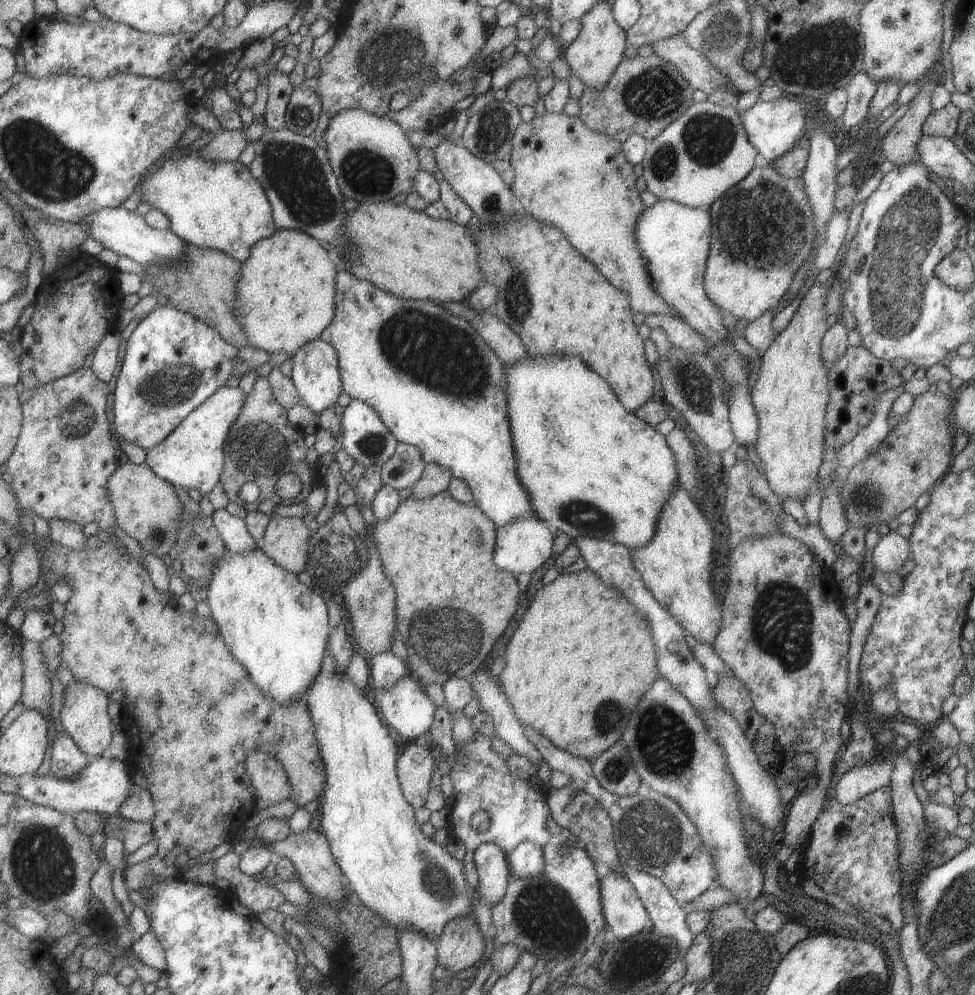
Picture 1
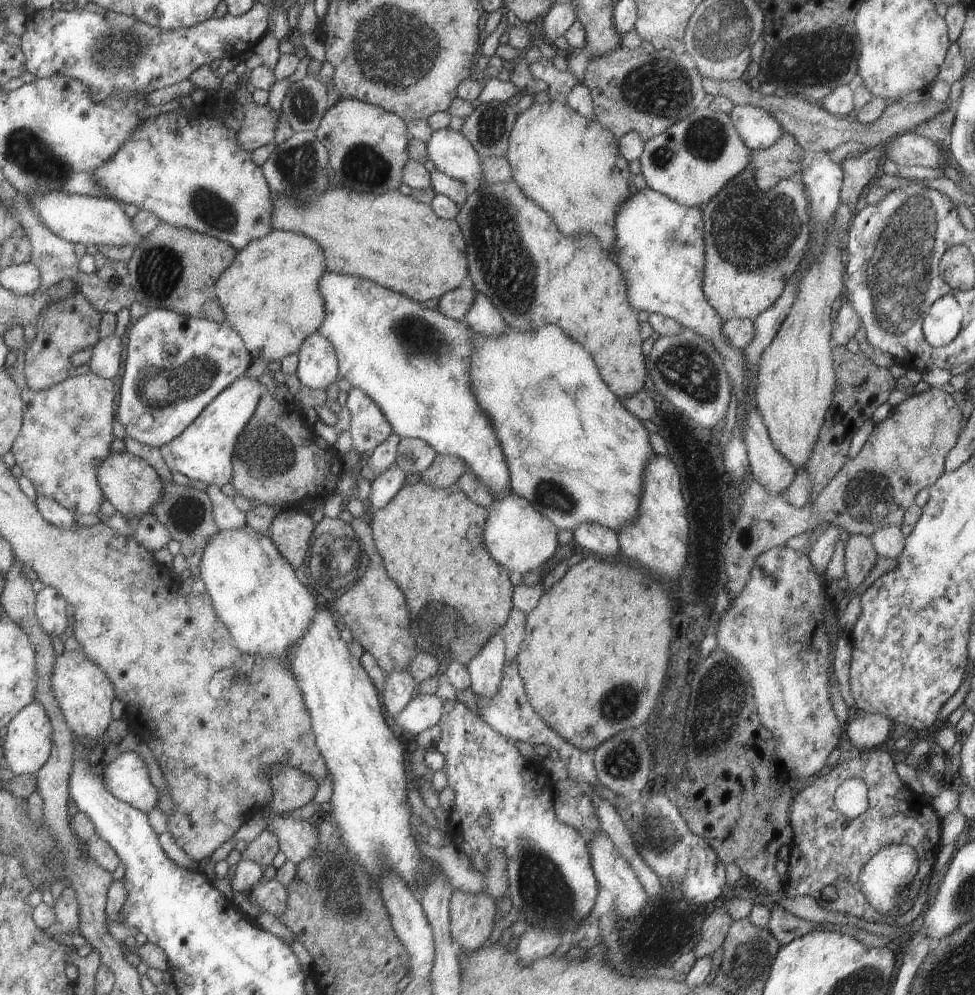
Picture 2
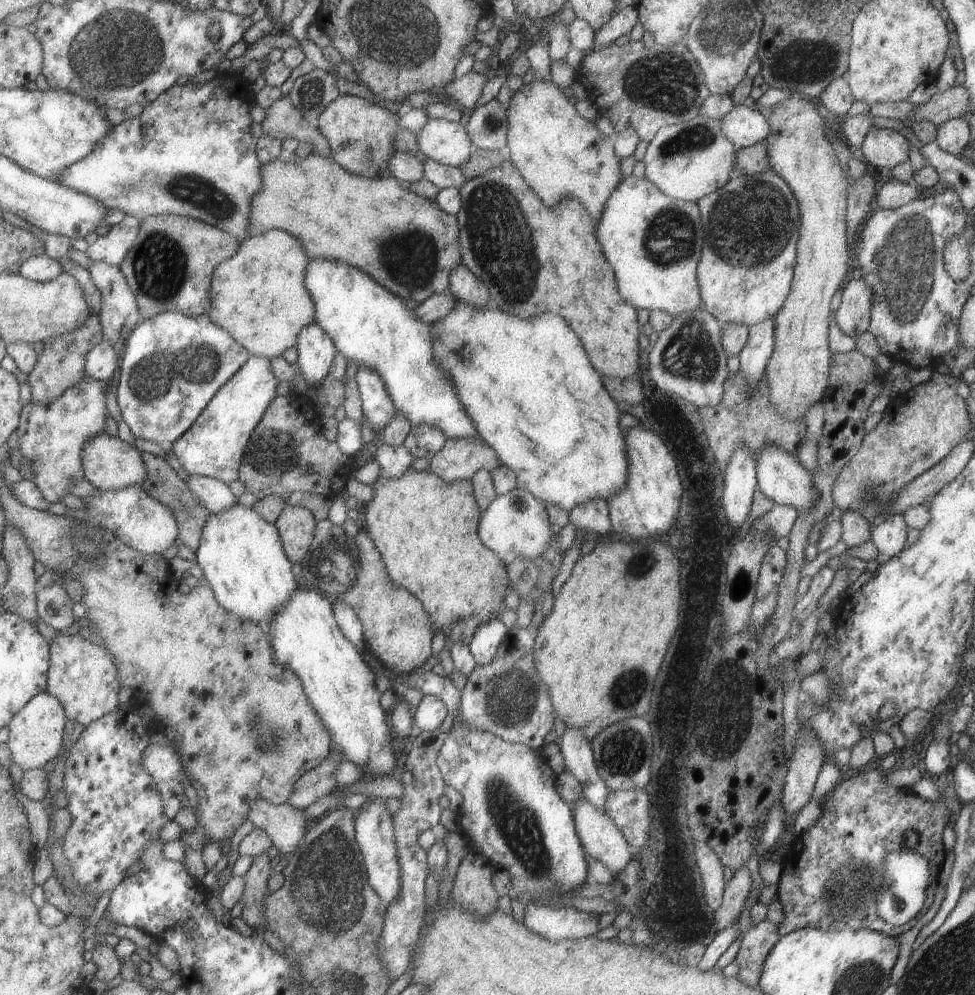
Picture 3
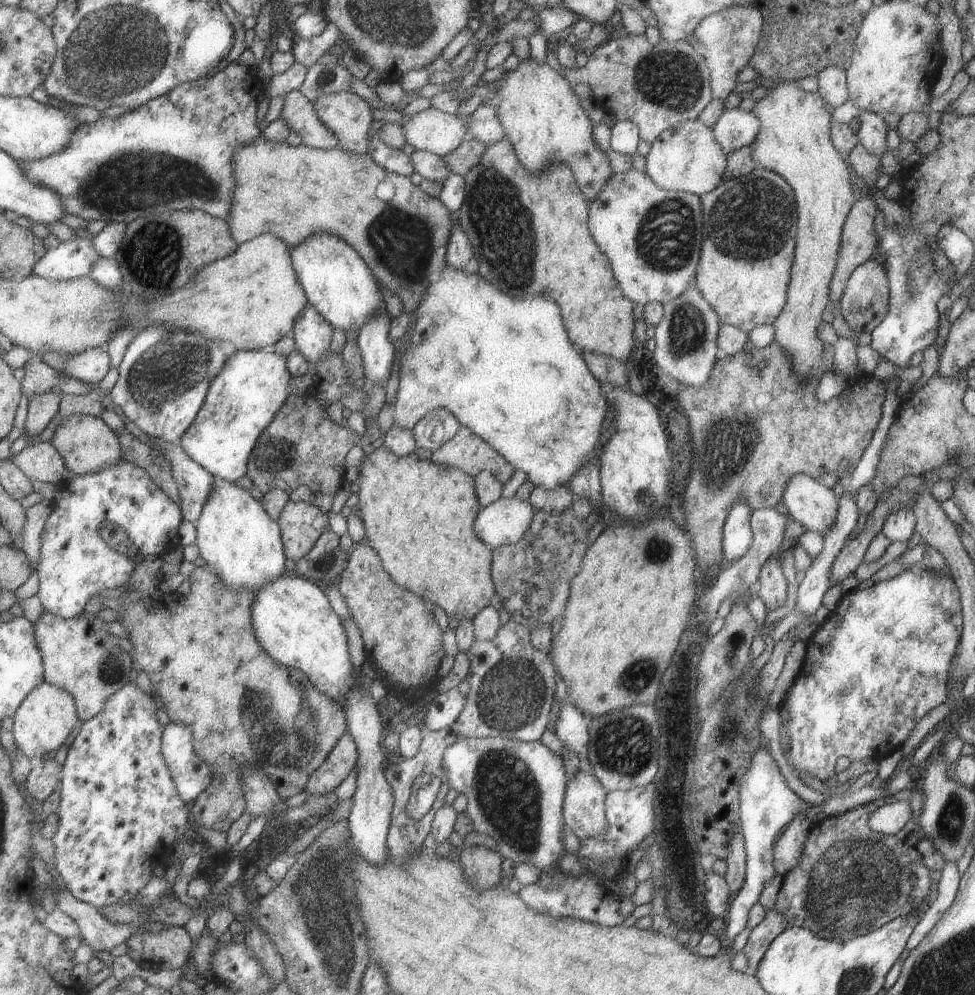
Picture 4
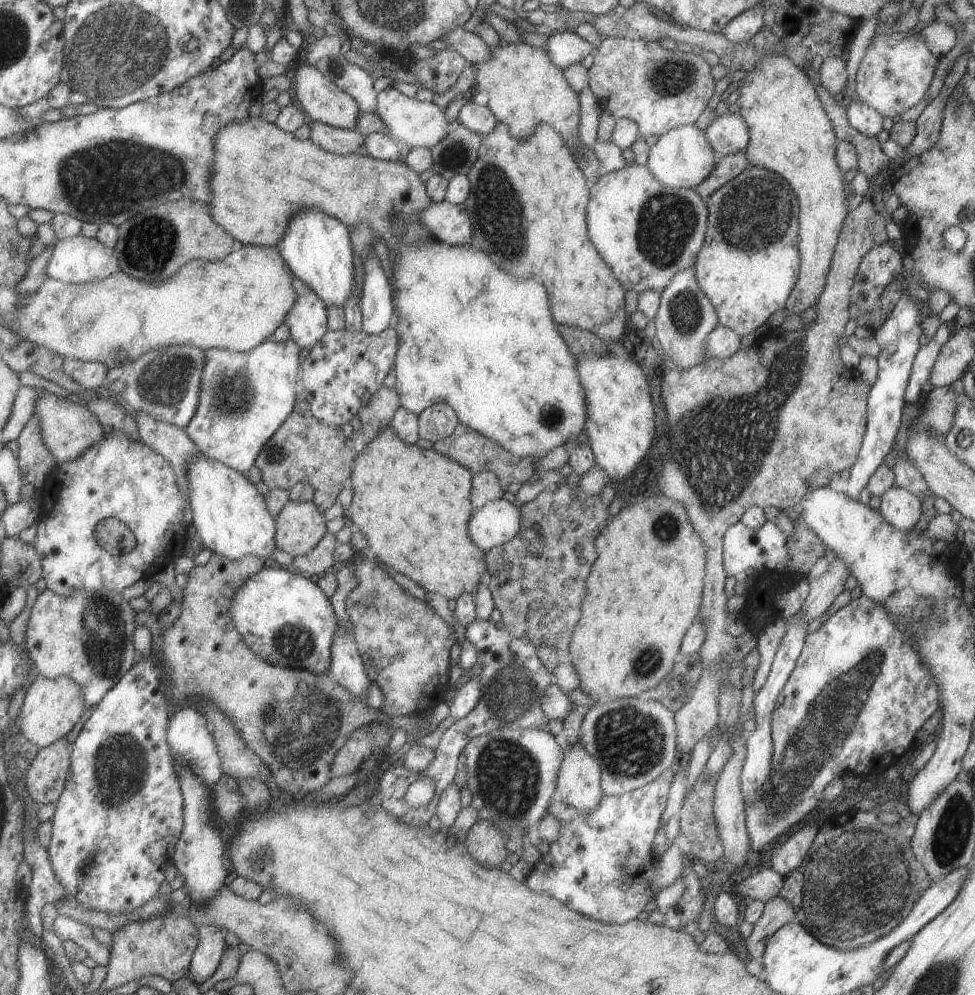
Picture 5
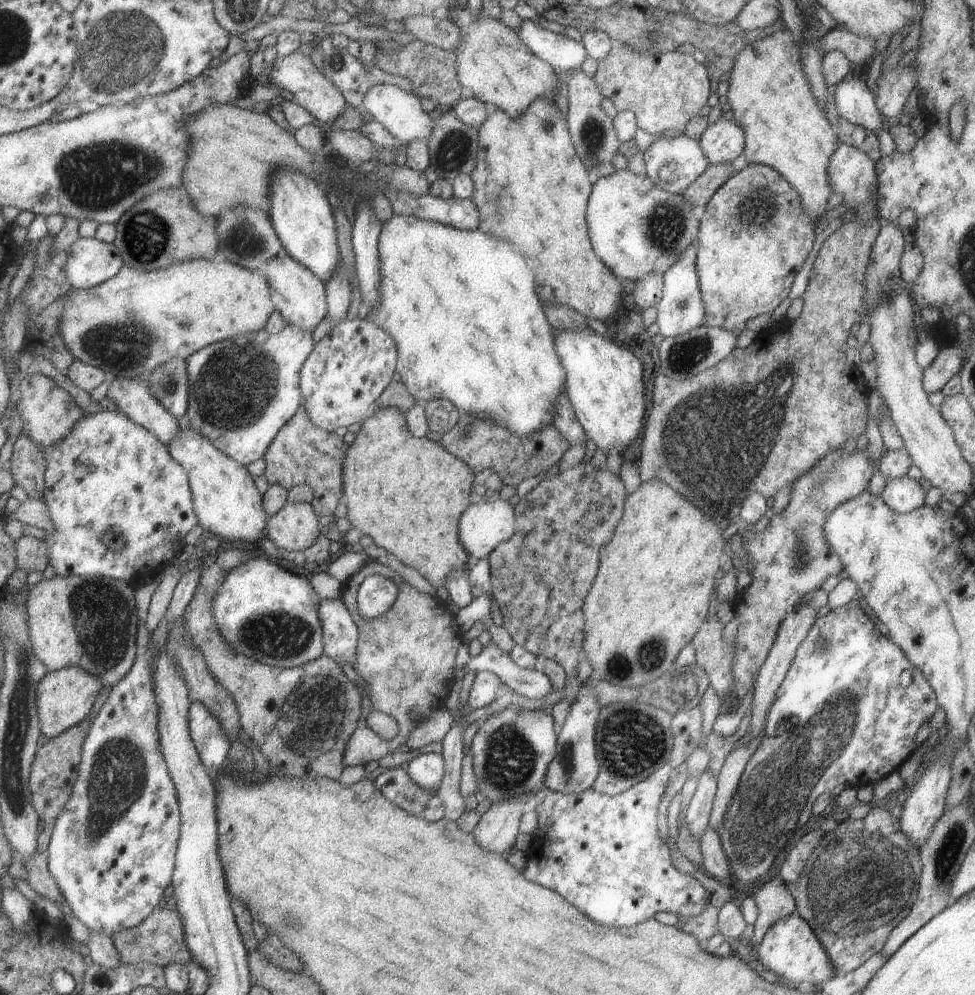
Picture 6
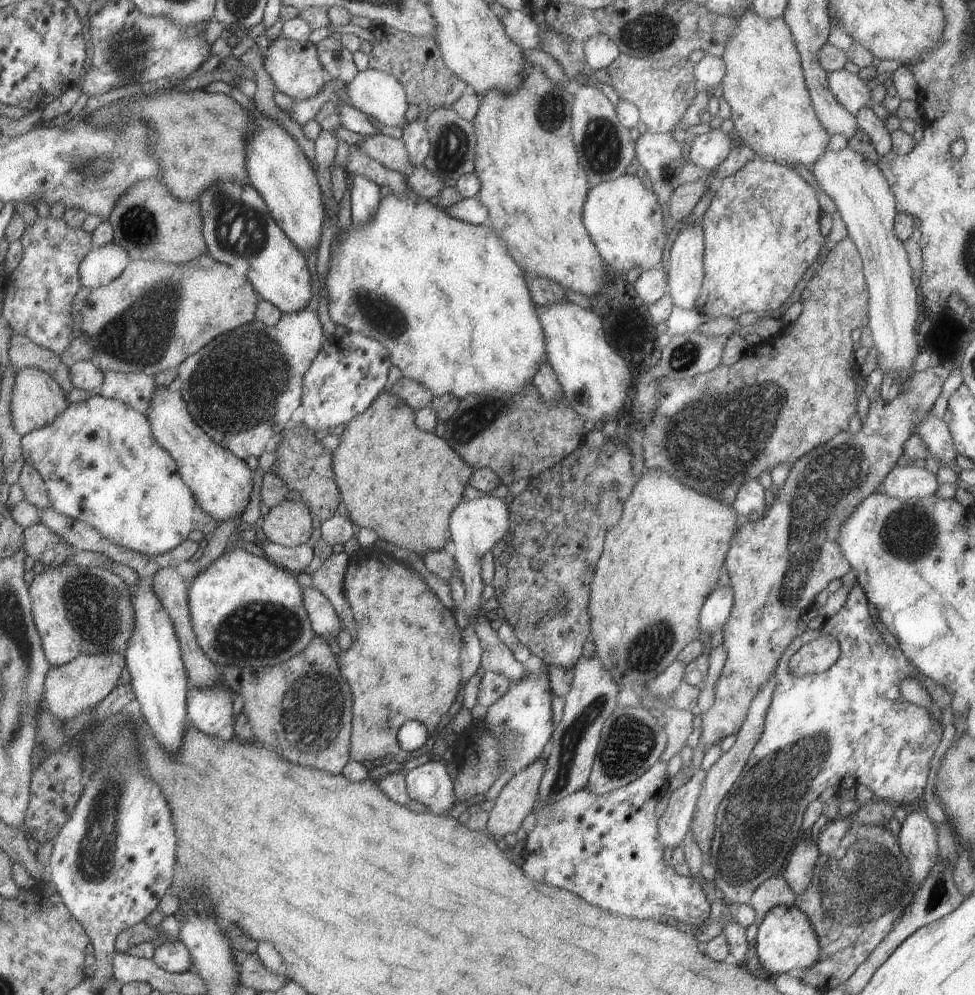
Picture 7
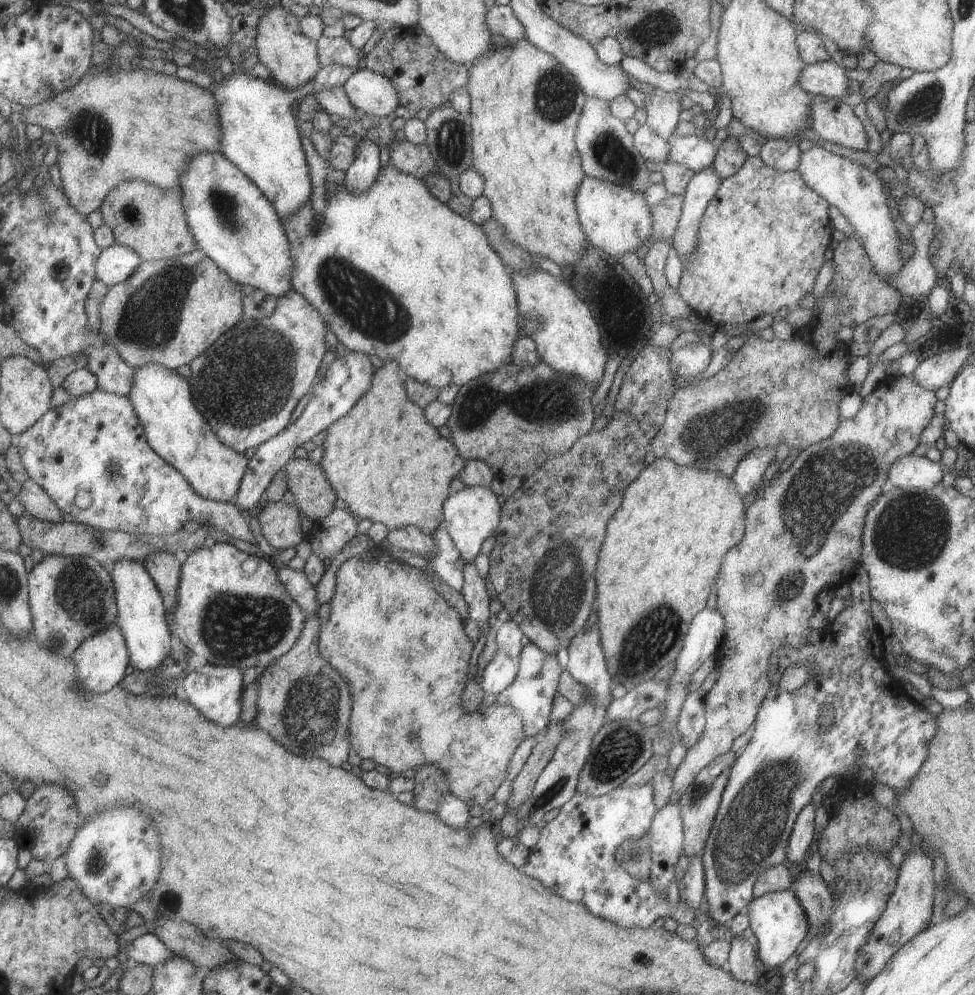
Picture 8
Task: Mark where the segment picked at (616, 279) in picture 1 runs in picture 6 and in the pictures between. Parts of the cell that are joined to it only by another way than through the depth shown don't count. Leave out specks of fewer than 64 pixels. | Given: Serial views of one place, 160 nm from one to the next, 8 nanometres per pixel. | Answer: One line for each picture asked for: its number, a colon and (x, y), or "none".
2: (570, 166)
3: (559, 154)
4: (542, 117)
5: (524, 89)
6: (490, 60)

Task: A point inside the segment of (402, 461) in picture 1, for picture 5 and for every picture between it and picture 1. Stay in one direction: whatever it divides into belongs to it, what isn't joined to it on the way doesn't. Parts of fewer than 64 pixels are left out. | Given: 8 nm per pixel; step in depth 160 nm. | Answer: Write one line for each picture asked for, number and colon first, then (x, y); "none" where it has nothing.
2: (413, 455)
3: (423, 440)
4: (435, 427)
5: (436, 422)

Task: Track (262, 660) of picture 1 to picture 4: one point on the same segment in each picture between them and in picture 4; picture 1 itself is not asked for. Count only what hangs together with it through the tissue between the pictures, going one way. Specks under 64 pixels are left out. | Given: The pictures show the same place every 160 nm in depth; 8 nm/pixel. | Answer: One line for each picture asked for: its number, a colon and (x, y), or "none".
2: (254, 592)
3: (241, 555)
4: (238, 540)

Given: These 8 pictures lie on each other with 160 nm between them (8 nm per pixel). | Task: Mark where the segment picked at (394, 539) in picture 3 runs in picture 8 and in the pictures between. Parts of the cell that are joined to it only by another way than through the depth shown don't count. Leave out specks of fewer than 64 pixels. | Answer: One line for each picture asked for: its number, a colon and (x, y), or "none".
4: (417, 515)
5: (426, 538)
6: (406, 493)
7: (402, 483)
8: (387, 464)

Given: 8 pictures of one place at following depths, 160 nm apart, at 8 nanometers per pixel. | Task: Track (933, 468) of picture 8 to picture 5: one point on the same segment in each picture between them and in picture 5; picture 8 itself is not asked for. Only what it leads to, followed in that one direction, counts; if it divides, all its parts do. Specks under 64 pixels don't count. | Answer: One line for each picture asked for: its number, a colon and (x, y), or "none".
5: (900, 507)
6: (903, 493)
7: (903, 482)

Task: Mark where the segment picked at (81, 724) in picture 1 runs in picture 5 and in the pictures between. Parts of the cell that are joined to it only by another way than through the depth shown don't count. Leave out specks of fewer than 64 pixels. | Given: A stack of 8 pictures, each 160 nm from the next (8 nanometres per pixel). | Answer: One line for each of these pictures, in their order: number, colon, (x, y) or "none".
2: (82, 690)
3: (82, 675)
4: (78, 654)
5: (86, 636)

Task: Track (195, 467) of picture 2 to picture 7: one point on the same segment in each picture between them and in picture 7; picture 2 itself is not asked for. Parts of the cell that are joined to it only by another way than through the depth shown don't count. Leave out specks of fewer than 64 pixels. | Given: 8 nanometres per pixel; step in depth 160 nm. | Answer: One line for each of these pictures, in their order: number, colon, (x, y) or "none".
3: (213, 446)
4: (242, 398)
5: (244, 396)
6: (241, 390)
7: (241, 388)

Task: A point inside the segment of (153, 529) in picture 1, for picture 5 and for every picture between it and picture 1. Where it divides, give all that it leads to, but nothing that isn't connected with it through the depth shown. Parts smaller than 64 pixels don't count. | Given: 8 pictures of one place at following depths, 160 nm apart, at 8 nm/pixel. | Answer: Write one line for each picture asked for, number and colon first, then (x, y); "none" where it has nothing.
2: (128, 482)
3: (107, 463)
4: (84, 442)
5: (67, 428)

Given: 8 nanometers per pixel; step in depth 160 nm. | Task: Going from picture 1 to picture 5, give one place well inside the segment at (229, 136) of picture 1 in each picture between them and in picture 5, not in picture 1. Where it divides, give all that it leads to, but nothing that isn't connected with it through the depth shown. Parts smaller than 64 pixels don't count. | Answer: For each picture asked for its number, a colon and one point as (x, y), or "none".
2: (257, 128)
3: (282, 120)
4: (298, 113)
5: (335, 140)

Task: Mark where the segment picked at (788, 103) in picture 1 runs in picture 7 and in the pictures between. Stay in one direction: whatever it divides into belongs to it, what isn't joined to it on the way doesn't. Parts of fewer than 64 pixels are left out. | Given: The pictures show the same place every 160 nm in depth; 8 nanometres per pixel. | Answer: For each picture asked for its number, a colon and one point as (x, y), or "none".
2: (757, 129)
3: (743, 126)
4: (734, 129)
5: (727, 134)
6: (721, 142)
7: (707, 151)

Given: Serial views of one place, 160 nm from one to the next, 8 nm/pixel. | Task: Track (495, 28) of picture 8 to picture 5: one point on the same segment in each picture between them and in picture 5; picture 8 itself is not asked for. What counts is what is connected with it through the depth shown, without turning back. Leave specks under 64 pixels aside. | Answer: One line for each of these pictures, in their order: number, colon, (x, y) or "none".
5: (564, 48)
6: (562, 53)
7: (520, 27)

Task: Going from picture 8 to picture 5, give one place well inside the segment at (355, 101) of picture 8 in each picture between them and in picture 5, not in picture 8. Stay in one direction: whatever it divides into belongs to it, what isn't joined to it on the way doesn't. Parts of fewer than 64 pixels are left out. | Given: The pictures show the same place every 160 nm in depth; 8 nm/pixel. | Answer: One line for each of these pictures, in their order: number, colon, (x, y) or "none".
5: (414, 123)
6: (399, 111)
7: (378, 95)

